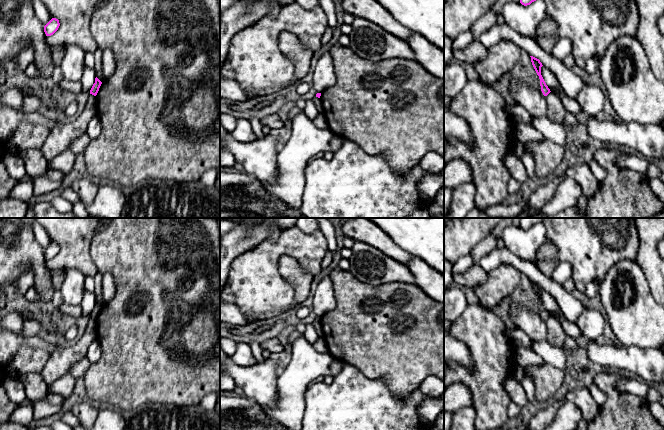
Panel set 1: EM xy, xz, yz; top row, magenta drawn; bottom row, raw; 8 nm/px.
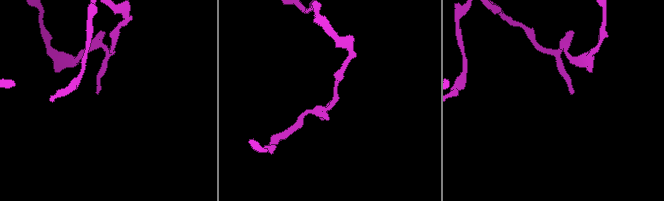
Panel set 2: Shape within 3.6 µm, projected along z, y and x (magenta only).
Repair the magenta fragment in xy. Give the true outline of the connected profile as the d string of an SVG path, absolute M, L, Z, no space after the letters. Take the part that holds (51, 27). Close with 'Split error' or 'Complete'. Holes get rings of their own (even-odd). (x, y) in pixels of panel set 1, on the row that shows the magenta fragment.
M52 18L45 26L44 26L44 32L46 36L53 35L59 28L60 23L59 20L56 18Z. Complete

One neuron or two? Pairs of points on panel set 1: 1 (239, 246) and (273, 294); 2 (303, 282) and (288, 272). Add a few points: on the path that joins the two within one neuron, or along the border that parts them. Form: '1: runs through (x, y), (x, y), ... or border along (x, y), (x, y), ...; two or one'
1: border along (264, 241), (252, 249), (239, 254), (230, 266); two
2: runs through (299, 278), (292, 272); one

